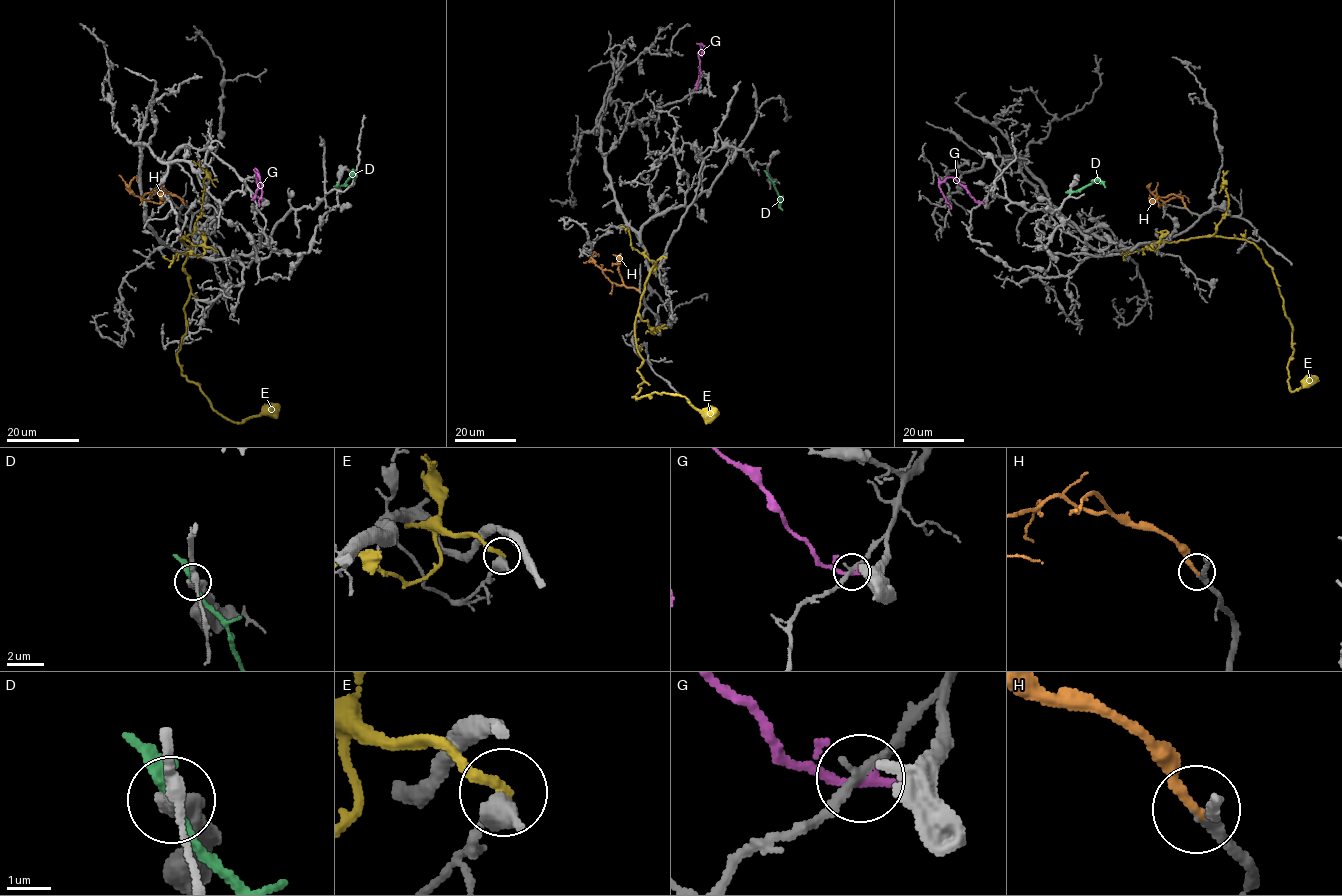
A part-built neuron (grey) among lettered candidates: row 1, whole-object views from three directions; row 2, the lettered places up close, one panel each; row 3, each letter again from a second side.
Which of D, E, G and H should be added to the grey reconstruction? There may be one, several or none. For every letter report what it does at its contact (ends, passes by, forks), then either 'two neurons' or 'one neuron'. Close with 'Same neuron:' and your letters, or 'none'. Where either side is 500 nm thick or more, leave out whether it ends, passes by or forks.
D: it passes by; two neurons
E: it ends there; two neurons
G: it ends there; two neurons
H: it ends there; one neuron
Same neuron: H

